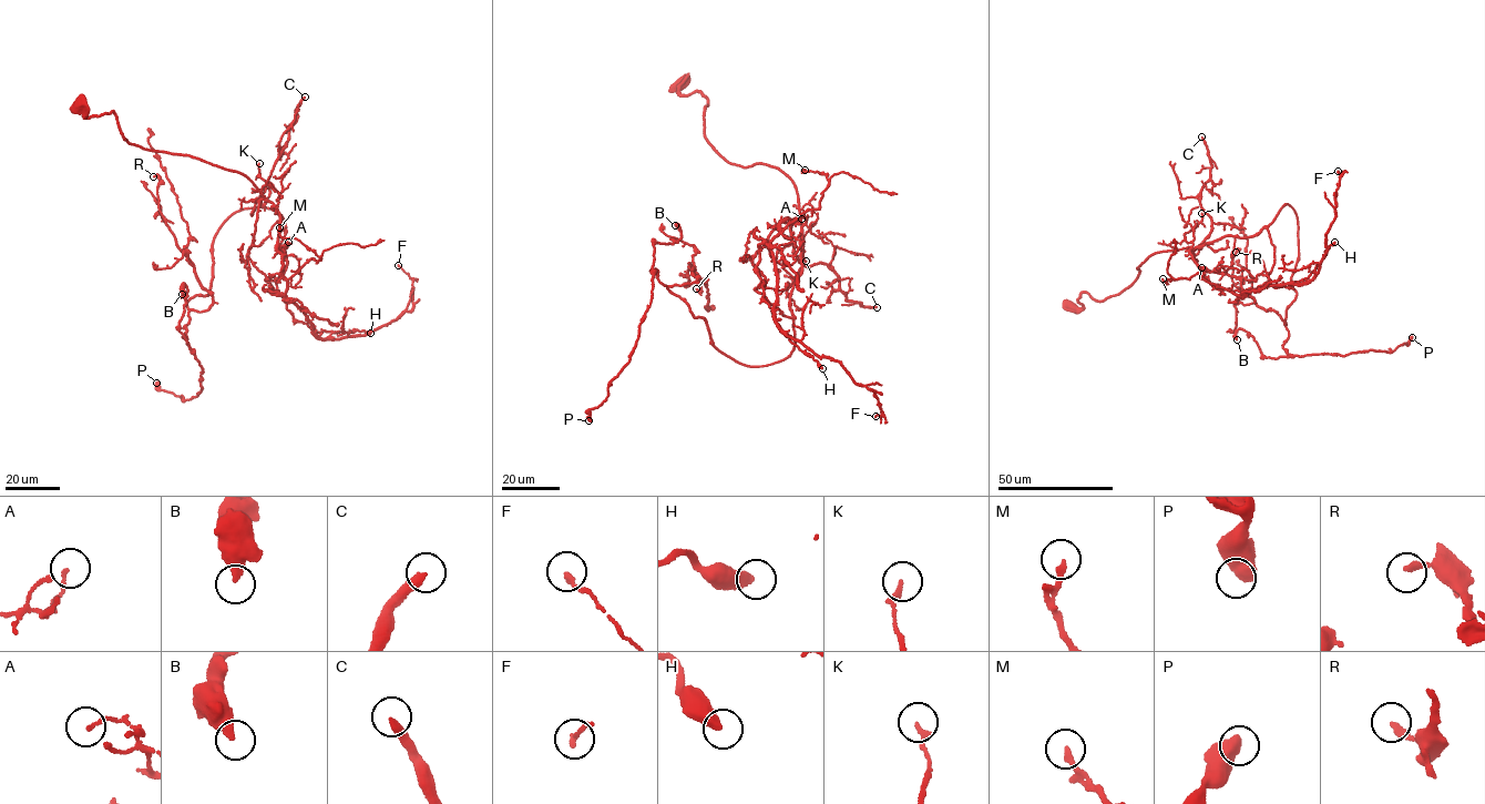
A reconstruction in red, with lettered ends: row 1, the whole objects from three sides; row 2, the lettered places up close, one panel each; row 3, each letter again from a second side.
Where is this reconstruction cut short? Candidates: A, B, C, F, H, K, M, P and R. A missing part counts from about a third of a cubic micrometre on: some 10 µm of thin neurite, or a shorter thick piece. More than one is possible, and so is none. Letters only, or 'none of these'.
C

